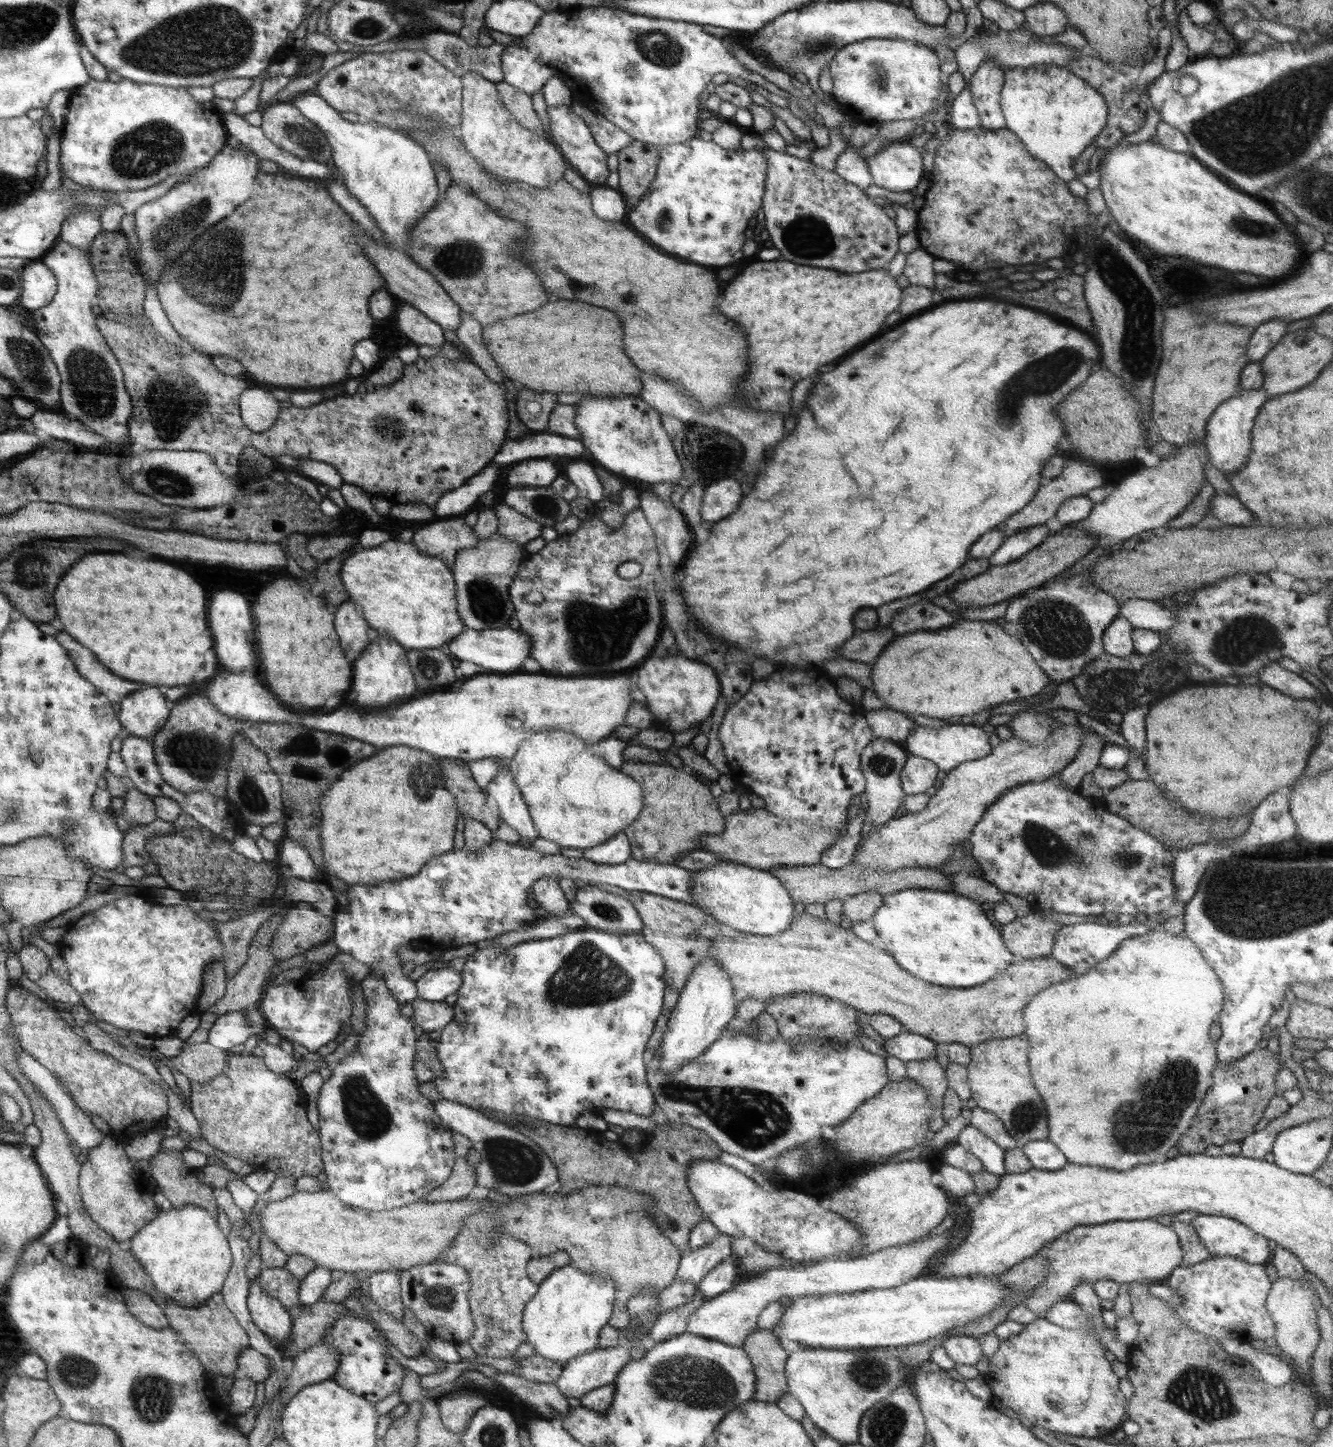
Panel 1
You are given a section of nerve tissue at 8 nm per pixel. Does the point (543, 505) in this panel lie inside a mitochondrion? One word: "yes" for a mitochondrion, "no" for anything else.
yes

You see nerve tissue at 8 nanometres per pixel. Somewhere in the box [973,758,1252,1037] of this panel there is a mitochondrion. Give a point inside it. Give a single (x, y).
(1048, 848)

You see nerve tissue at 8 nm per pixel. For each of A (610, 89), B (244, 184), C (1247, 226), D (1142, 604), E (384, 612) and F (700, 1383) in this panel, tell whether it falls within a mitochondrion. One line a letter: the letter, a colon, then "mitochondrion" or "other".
A: other
B: other
C: mitochondrion
D: other
E: other
F: mitochondrion

